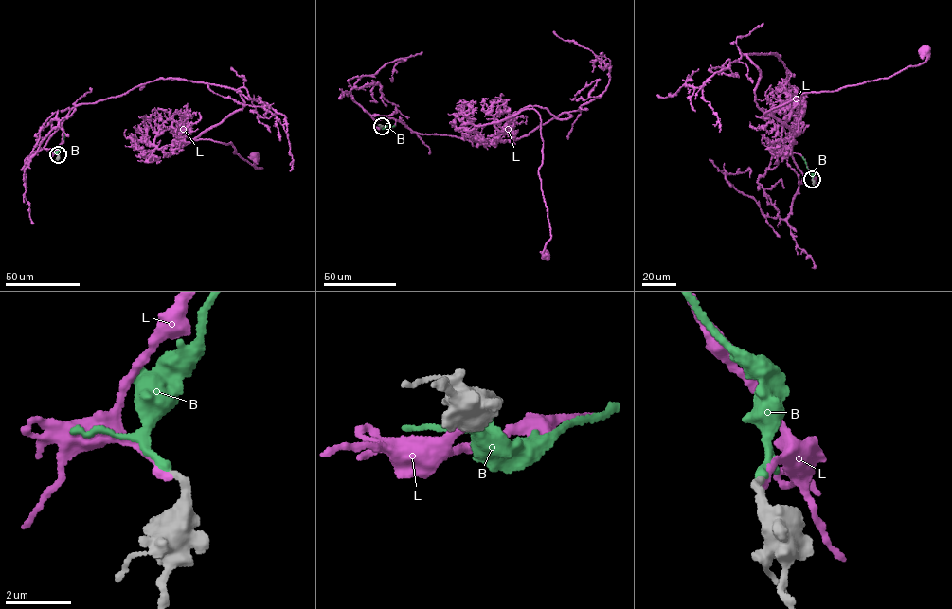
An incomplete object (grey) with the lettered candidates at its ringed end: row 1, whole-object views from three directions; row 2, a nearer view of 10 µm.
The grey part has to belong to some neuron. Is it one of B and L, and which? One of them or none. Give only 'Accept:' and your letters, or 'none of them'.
Accept: B

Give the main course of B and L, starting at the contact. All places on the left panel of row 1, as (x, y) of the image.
B: (58, 154), (64, 134)
L: (58, 154), (71, 109), (174, 78), (239, 93), (241, 109), (194, 139), (230, 142), (261, 168), (254, 156)

